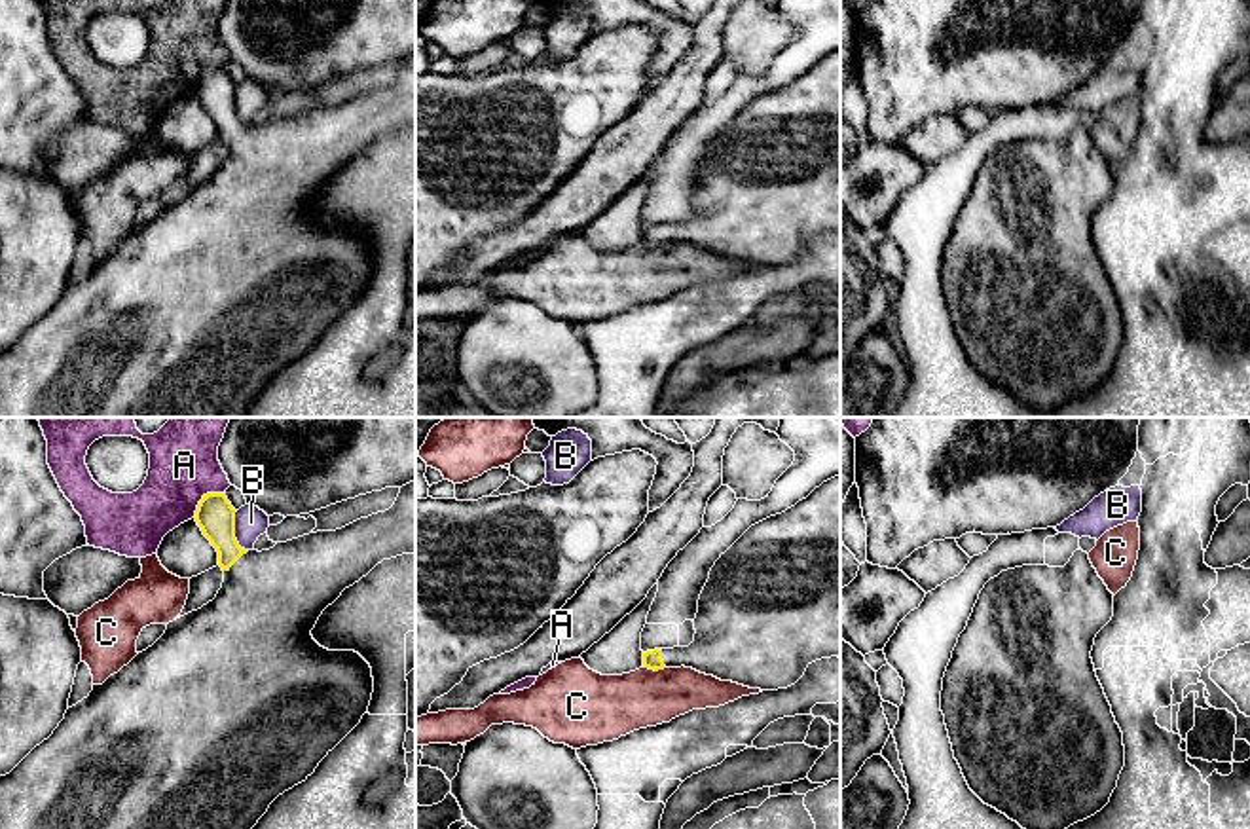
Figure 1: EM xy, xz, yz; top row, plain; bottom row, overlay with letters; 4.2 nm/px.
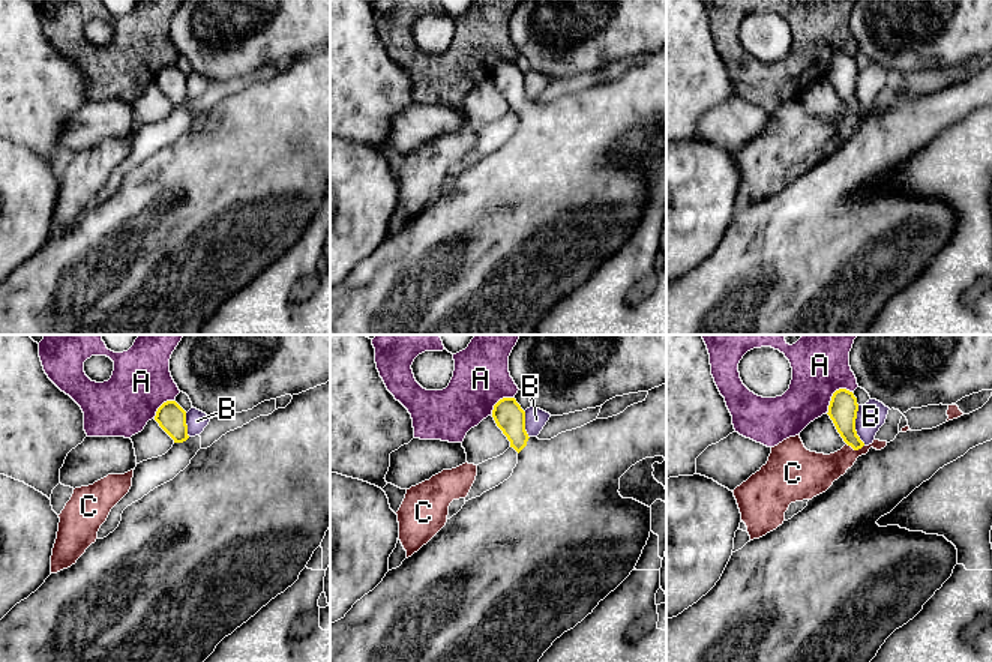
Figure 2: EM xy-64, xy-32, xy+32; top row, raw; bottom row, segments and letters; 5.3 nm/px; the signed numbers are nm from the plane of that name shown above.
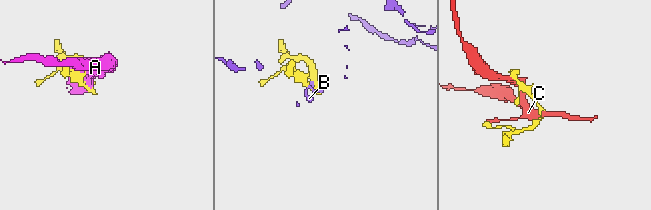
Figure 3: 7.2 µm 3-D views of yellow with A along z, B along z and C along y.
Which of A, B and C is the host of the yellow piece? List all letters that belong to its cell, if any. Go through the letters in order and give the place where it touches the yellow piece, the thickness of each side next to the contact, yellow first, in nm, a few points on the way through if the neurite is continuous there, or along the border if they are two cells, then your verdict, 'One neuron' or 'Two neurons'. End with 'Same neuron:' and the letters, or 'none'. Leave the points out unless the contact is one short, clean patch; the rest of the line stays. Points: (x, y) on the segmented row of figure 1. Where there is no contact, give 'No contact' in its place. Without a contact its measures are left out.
A: Touches yellow at xy (203, 497). Thickness 160 nm (yellow) against 300 nm. Two neurons
B: Touches yellow at xy (234, 532). Thickness 160 nm (yellow) against 140 nm. Two neurons
C: Touches yellow at xz (655, 670). Thickness 80 nm (yellow) against 280 nm. Two neurons
Same neuron: none

